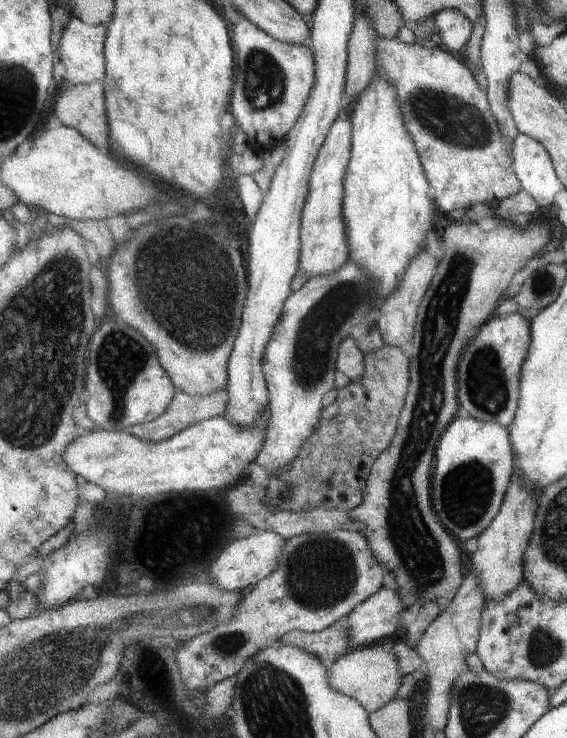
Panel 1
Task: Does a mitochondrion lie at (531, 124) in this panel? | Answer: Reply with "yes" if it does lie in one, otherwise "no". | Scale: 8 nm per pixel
no

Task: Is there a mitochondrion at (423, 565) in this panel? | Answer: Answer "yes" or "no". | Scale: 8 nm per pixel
yes

